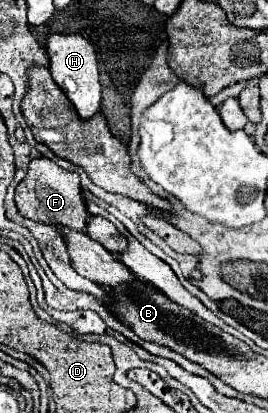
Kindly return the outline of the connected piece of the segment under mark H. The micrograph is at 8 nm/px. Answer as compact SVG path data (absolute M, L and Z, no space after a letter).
M54 33L46 43L50 57L50 73L56 85L66 93L66 97L76 107L80 119L92 119L100 111L100 79L98 79L98 61L94 47L82 35L60 35Z

